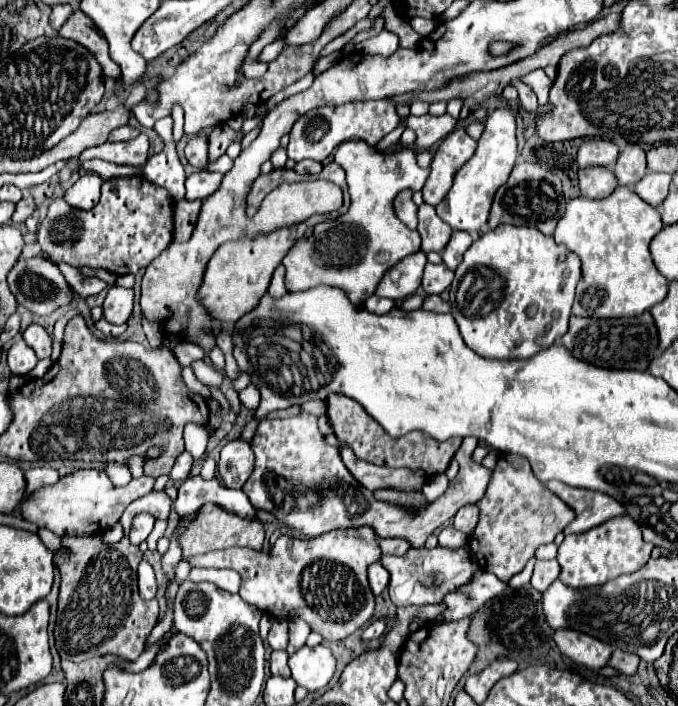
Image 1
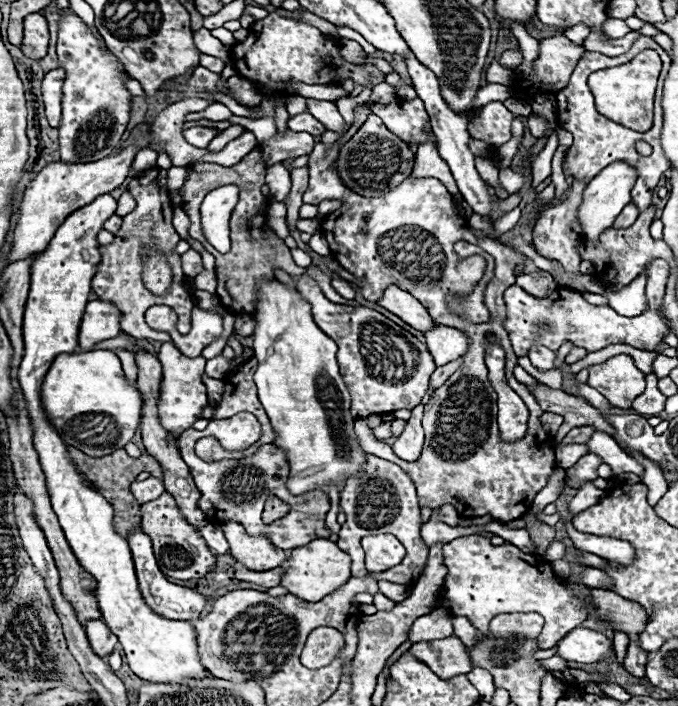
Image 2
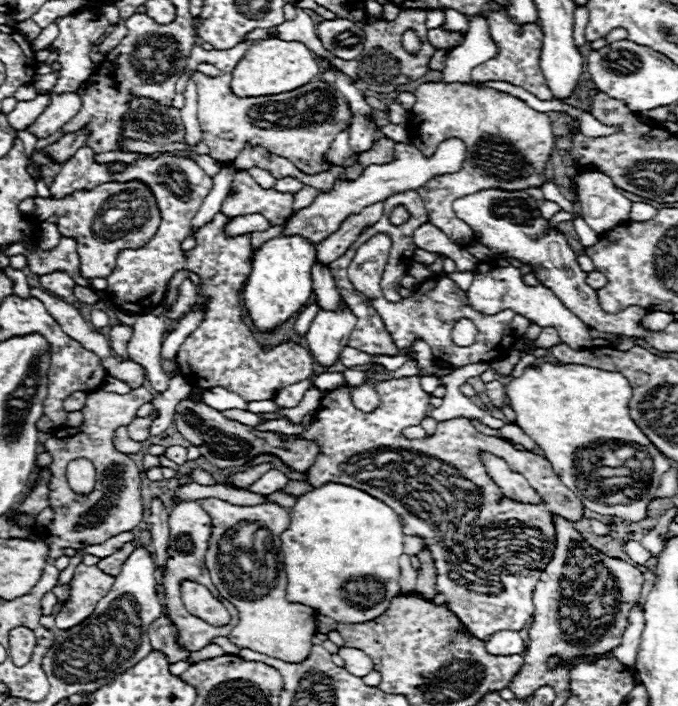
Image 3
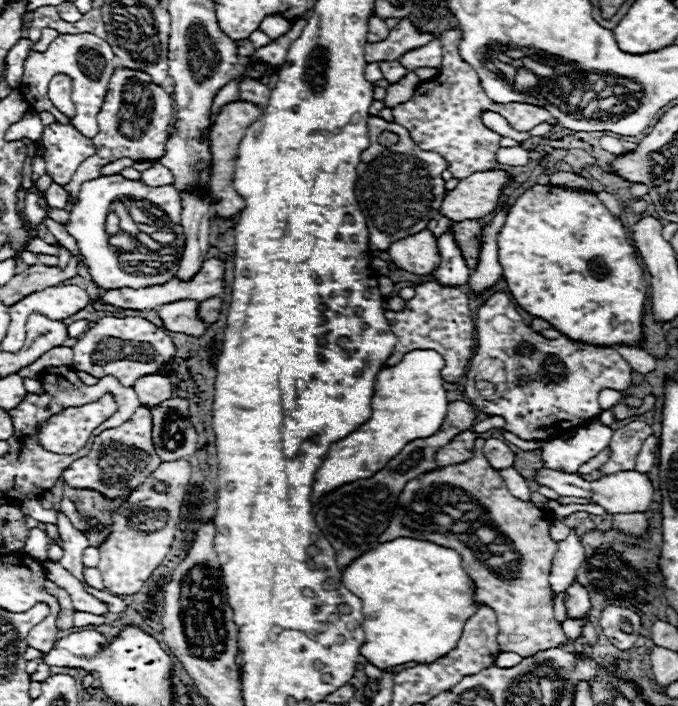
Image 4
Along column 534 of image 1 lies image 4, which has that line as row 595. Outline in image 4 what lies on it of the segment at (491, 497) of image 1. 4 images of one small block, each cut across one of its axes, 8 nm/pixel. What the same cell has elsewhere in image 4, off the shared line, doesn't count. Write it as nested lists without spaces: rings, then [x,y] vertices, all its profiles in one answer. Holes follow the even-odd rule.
[[[476,438],[472,458],[452,466],[440,466],[406,482],[404,490],[398,496],[398,508],[386,532],[378,542],[390,542],[396,538],[418,538],[436,542],[460,550],[464,558],[464,570],[472,574],[476,582],[476,600],[480,604],[490,604],[498,616],[498,646],[502,652],[516,652],[524,658],[538,654],[540,650],[554,648],[564,642],[562,626],[556,624],[552,614],[552,592],[550,592],[550,564],[556,552],[556,542],[548,534],[548,516],[538,510],[532,502],[522,502],[514,498],[500,472],[492,470],[482,452],[484,440]]]

